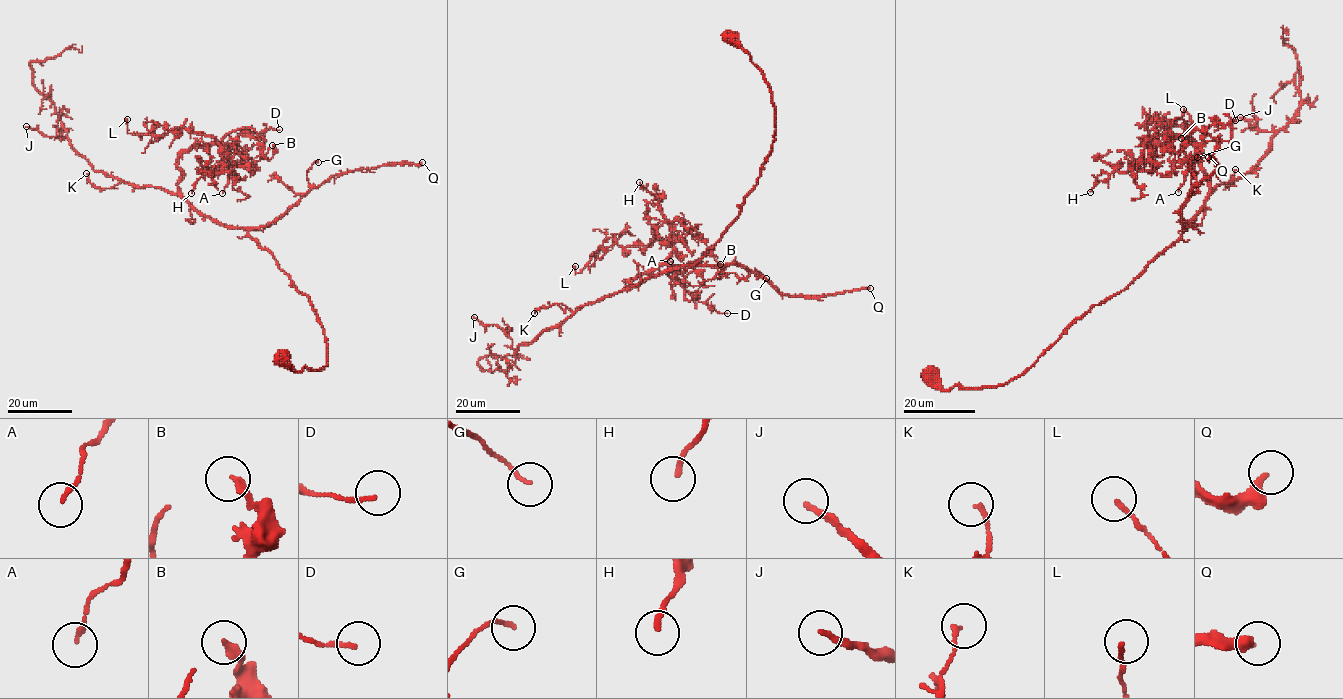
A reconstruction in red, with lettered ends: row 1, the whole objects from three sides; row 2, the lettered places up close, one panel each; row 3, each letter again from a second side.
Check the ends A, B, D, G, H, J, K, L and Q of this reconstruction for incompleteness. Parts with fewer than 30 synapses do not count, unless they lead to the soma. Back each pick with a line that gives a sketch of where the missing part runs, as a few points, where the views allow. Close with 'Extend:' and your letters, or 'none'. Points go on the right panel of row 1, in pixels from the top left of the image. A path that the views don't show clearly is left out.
Q: Course of what is missing: (1208, 157), (1208, 151), (1193, 153), (1181, 130), (1179, 117), (1171, 114), (1182, 107), (1173, 109)
Extend: Q

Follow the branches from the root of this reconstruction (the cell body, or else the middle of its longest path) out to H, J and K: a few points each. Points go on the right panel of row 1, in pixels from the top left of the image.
H: (927, 375), (943, 389), (1021, 375), (1180, 238), (1208, 185), (1200, 148), (1172, 138), (1090, 192)
J: (927, 375), (943, 389), (1021, 375), (1170, 247), (1219, 184), (1269, 150), (1276, 130), (1250, 129), (1240, 117)
K: (927, 375), (943, 389), (1021, 375), (1170, 247), (1235, 169)

